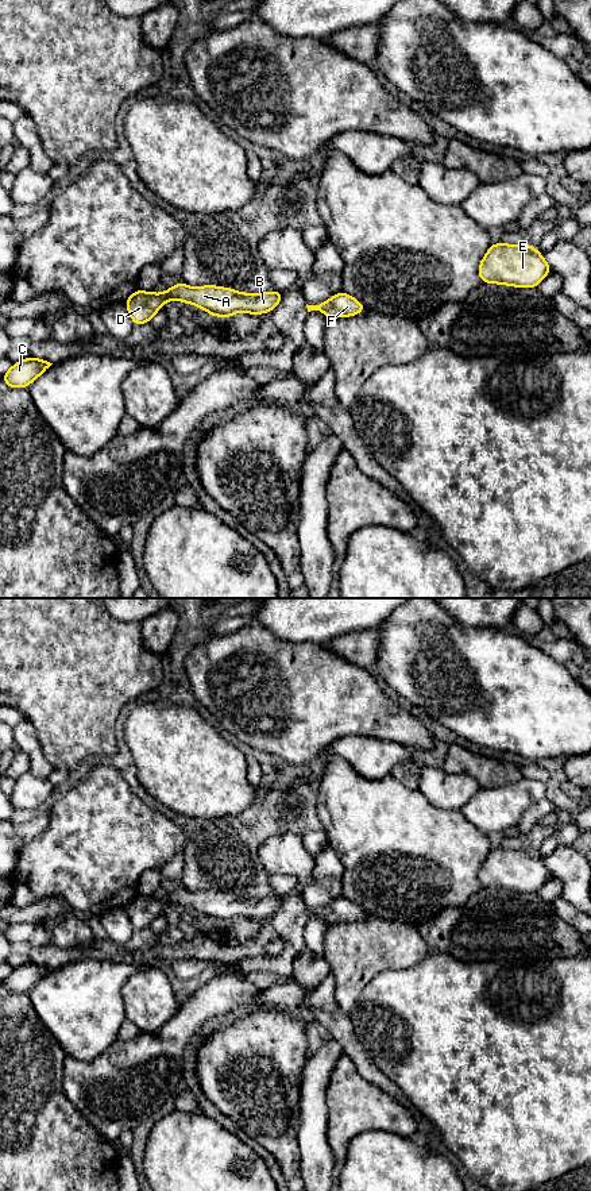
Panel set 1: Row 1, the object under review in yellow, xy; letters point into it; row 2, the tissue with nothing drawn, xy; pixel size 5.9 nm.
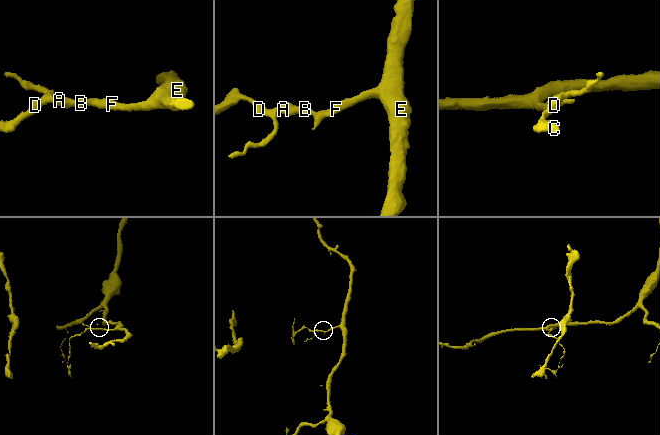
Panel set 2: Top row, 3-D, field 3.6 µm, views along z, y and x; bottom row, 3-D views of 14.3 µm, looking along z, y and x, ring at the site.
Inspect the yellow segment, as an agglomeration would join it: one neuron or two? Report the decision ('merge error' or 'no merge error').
no merge error

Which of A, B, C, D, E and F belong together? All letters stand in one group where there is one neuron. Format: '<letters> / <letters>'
A B C D E F

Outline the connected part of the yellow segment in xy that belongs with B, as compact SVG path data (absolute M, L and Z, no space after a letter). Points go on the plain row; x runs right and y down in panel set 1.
M182 886L163 898L135 895L125 906L134 930L150 928L151 922L170 905L193 909L210 921L231 922L236 917L262 920L273 917L282 905L282 897L240 898L231 893L204 890L190 893Z

